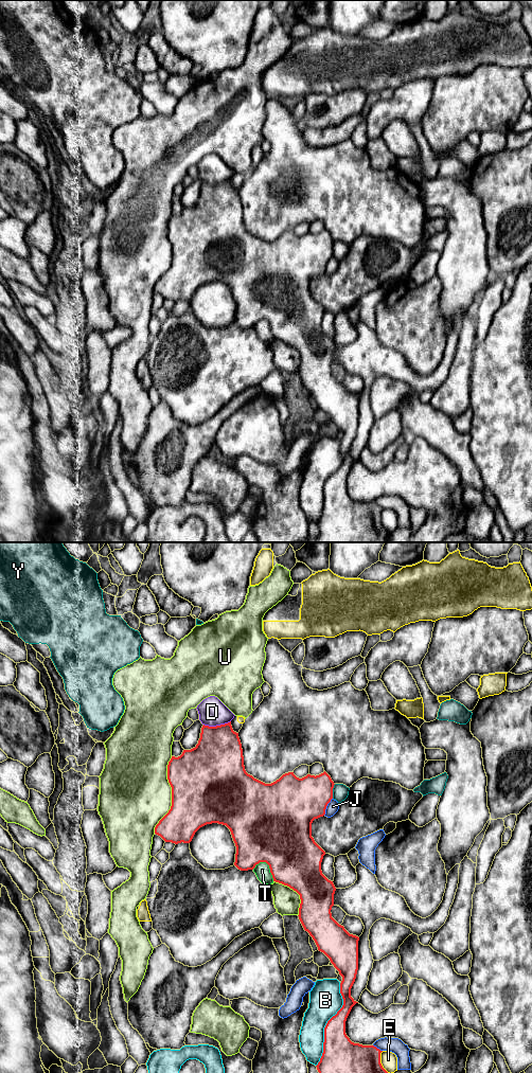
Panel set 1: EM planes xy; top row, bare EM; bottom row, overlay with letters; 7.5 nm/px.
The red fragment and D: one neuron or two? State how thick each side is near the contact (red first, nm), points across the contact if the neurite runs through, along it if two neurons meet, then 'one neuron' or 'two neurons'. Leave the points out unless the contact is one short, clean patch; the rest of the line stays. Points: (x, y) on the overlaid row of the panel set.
380/220 nm | one neuron

